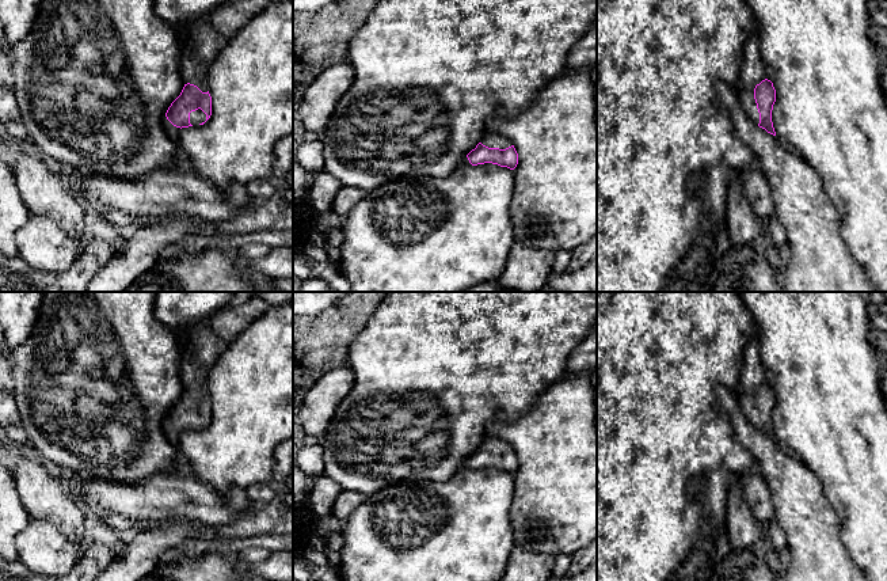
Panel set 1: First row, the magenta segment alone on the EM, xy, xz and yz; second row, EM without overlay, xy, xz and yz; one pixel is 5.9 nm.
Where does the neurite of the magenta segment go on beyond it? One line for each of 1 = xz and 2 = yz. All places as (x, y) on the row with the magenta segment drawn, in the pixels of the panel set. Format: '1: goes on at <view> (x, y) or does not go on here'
1: goes on at xz (490, 140)
2: goes on at yz (753, 72)

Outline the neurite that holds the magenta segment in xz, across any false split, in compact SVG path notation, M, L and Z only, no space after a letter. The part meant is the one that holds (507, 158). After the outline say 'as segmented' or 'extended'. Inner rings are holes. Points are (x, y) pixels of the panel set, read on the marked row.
M486 133L480 143L461 162L461 164L492 163L514 170L518 164L518 153L511 141L500 134Z; extended

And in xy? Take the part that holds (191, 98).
M208 15L195 19L183 38L179 72L184 87L163 117L163 126L174 143L179 143L182 128L203 125L210 118L212 96L206 69L226 42Z; extended

